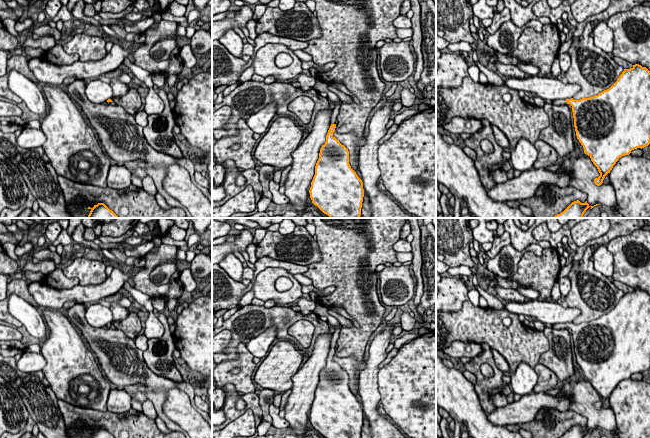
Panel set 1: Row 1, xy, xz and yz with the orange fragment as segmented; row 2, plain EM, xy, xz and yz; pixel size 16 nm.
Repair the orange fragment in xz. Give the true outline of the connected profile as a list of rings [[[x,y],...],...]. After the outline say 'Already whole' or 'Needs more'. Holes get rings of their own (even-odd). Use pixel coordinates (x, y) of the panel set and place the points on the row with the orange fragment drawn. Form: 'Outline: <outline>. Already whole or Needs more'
Outline: [[[316,78],[313,87],[326,92],[335,105],[331,126],[322,145],[309,190],[312,203],[330,218],[359,218],[364,197],[363,182],[349,164],[349,151],[333,133],[342,101],[328,89],[329,84]]]. Needs more

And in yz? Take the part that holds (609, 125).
Outline: [[[639,64],[624,69],[617,81],[598,95],[580,100],[554,100],[553,105],[572,106],[576,136],[600,176],[594,183],[600,186],[616,162],[632,150],[650,144],[650,71]]]. Needs more

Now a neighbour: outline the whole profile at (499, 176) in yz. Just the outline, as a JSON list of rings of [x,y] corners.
[[[503,169],[492,171],[490,175],[496,183],[504,183],[508,180],[506,172]]]

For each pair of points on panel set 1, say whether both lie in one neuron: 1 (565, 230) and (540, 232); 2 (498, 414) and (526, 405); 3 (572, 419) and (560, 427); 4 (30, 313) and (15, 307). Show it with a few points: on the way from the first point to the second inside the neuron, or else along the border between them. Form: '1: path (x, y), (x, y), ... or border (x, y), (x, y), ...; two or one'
1: path (559, 235), (546, 235); one
2: path (505, 414), (519, 412); one
3: path (569, 419), (563, 424); one
4: path (26, 313), (19, 308); one

